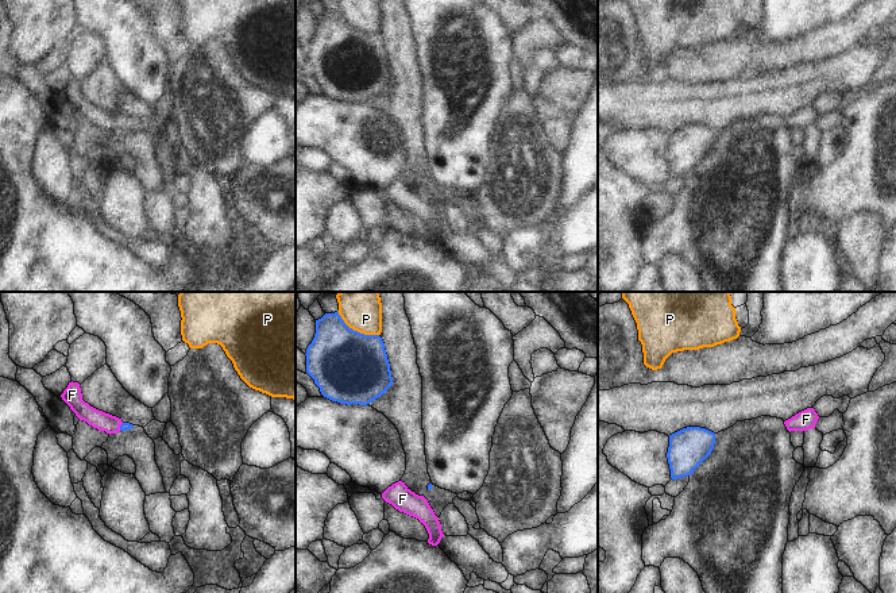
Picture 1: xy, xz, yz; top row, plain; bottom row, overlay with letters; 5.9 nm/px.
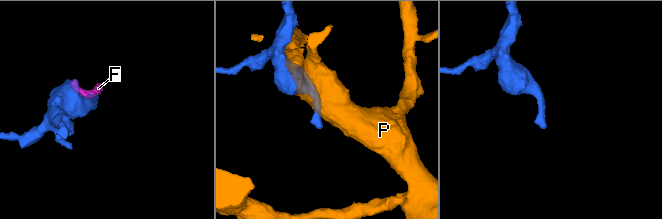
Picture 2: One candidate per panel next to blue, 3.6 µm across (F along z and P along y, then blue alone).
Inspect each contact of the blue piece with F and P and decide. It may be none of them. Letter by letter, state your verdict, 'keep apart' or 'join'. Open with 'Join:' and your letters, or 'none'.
Join: F
F: join
P: keep apart

